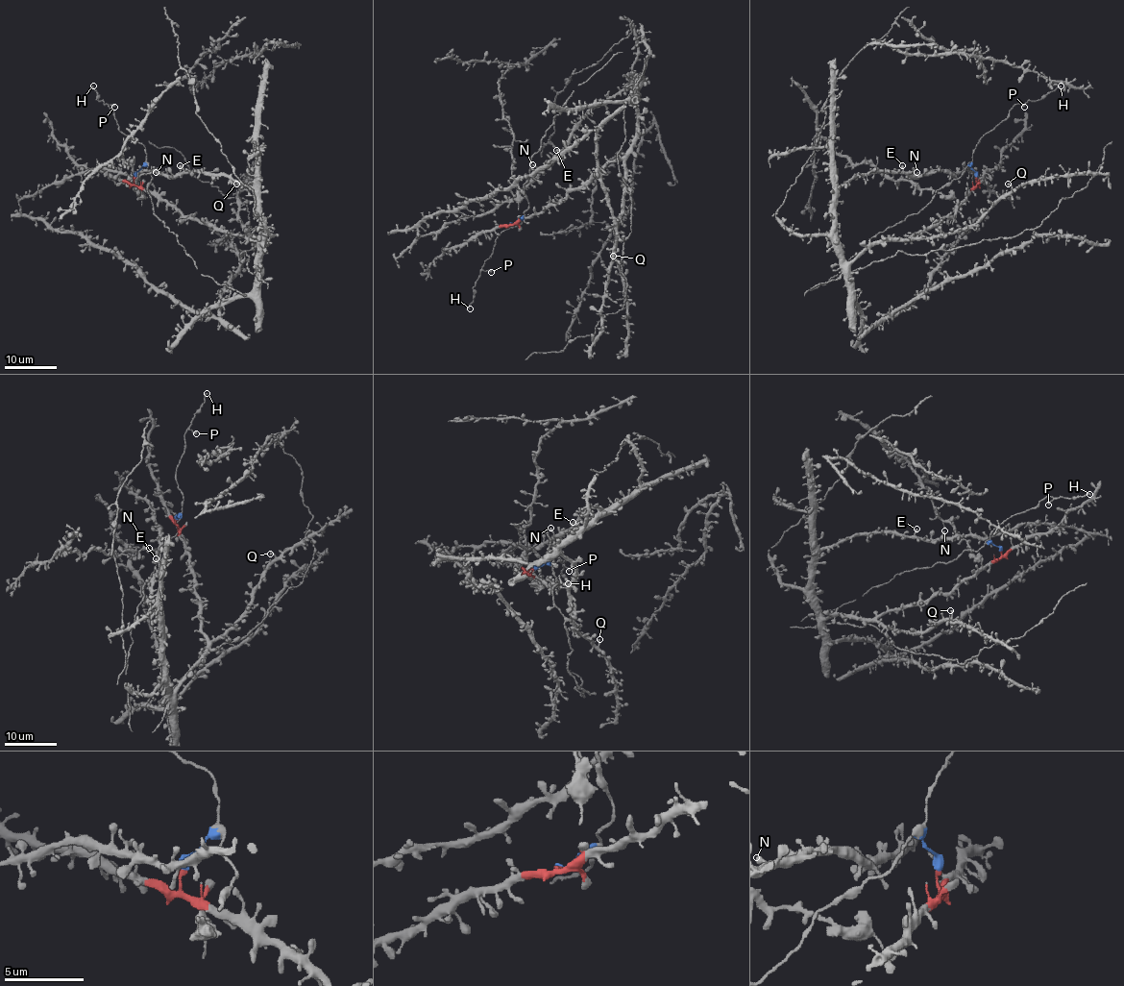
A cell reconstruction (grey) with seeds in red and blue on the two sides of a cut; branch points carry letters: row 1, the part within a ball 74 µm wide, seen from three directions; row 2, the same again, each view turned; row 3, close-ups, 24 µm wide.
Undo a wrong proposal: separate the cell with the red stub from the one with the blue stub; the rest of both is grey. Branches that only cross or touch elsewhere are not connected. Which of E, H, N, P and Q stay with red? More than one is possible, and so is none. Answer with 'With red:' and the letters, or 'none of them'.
With red: E, N, Q

